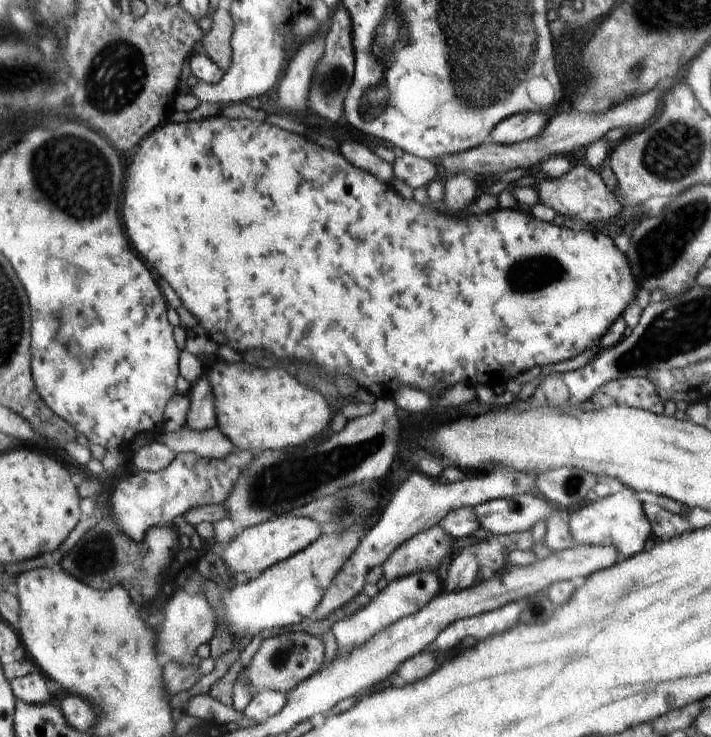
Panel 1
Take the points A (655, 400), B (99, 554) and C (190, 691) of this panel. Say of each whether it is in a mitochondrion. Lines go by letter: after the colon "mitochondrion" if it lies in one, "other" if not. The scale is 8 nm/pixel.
A: other
B: mitochondrion
C: other

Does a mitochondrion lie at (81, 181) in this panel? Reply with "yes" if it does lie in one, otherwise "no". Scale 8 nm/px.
yes

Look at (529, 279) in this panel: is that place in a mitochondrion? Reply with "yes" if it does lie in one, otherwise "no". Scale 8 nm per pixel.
yes

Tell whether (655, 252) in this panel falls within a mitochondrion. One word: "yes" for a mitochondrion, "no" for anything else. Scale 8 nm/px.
yes

